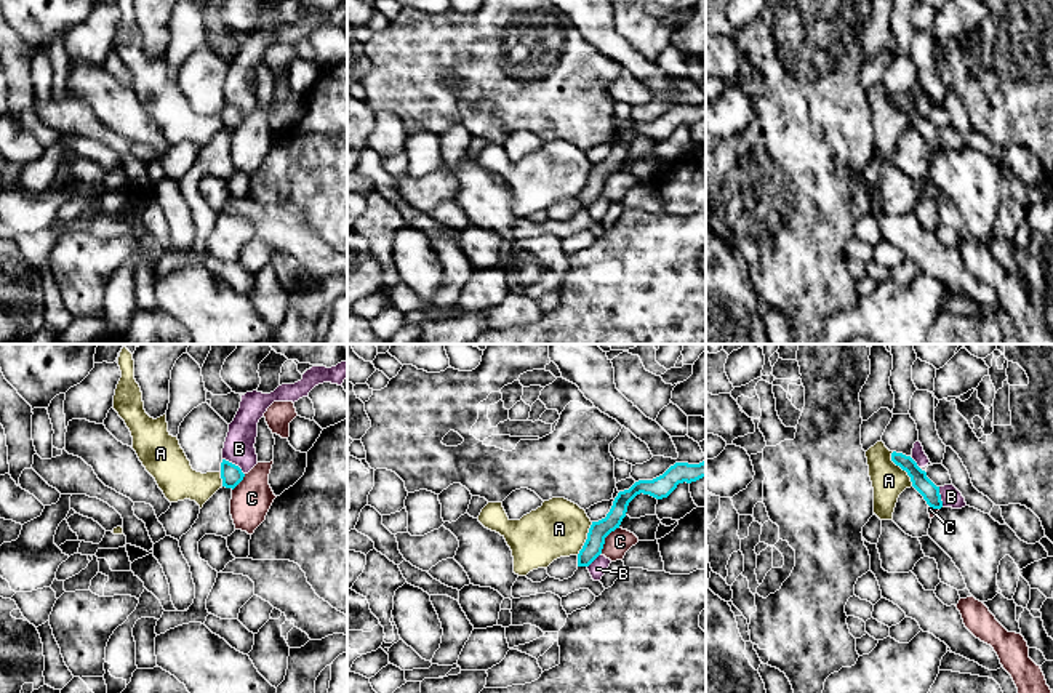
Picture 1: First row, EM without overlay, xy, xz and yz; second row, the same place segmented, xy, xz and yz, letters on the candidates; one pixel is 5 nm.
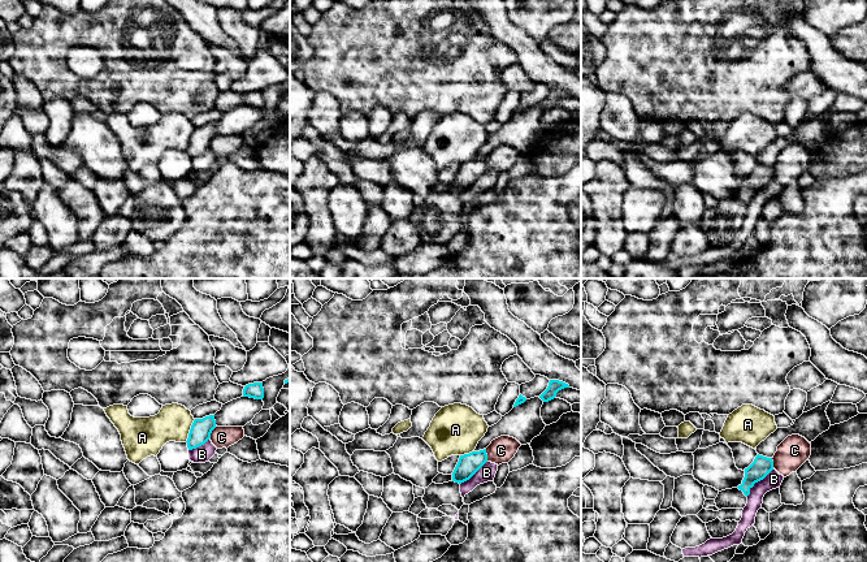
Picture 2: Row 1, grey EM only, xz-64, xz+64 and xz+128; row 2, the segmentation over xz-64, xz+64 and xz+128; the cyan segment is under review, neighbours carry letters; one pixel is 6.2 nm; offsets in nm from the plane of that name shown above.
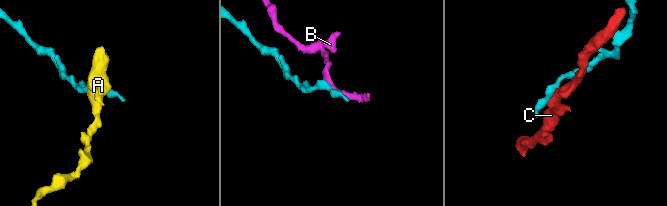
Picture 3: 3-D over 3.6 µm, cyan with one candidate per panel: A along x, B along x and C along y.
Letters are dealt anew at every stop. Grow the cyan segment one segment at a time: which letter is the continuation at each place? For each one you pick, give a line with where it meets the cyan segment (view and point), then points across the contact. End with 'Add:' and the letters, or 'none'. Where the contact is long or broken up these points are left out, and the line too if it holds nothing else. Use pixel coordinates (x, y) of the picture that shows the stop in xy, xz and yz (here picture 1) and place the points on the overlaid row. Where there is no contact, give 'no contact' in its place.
Add: none

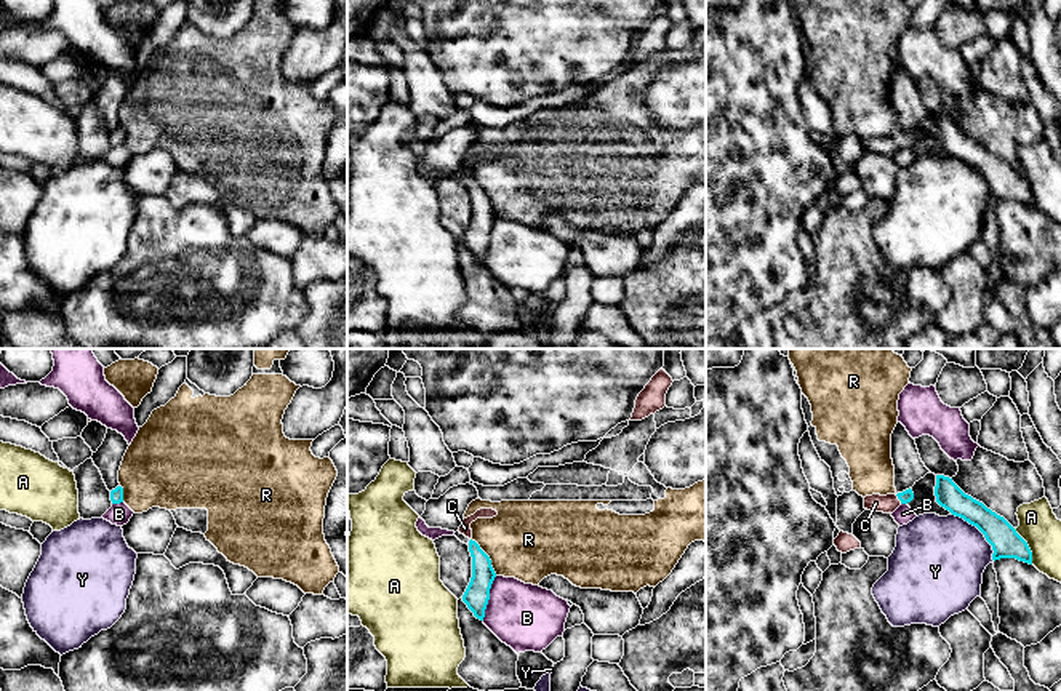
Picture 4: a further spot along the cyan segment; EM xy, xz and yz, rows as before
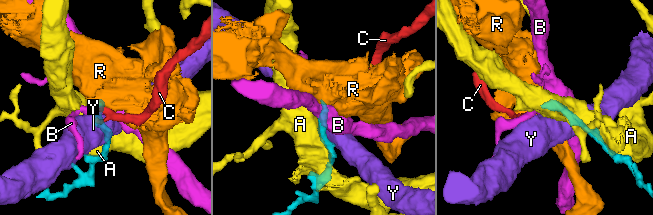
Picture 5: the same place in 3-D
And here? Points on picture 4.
C: meets cyan in yz at (898, 498); runs through yz (906, 496), (898, 498), (887, 504)
Add: C

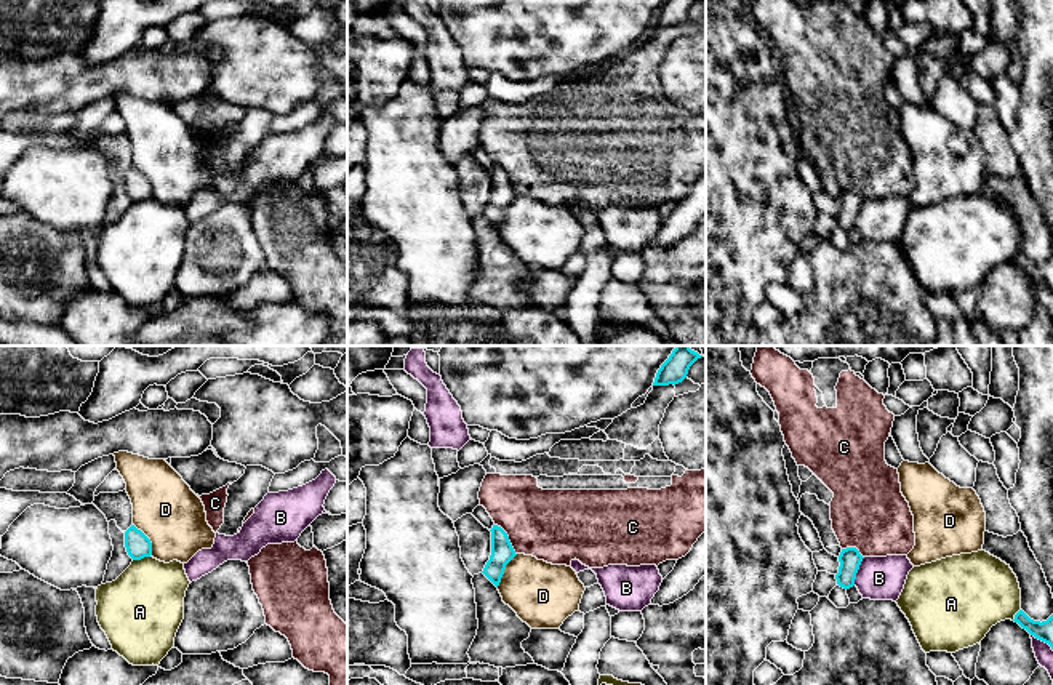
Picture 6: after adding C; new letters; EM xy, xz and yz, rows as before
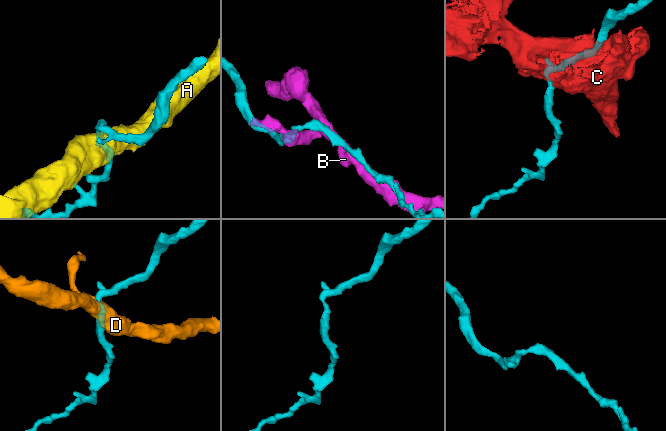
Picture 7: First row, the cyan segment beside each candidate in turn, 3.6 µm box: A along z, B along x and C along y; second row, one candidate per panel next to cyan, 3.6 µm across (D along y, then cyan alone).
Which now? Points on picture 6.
Add: none

